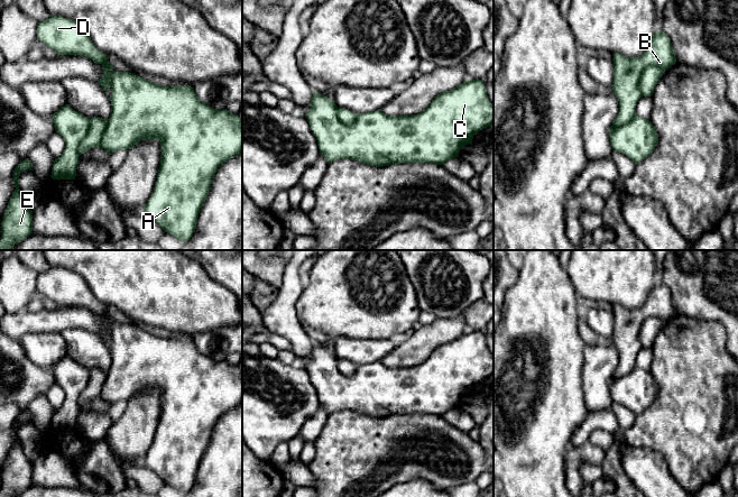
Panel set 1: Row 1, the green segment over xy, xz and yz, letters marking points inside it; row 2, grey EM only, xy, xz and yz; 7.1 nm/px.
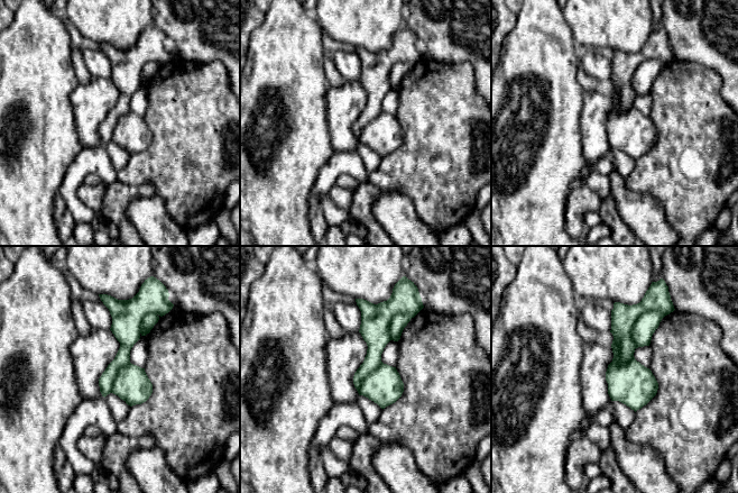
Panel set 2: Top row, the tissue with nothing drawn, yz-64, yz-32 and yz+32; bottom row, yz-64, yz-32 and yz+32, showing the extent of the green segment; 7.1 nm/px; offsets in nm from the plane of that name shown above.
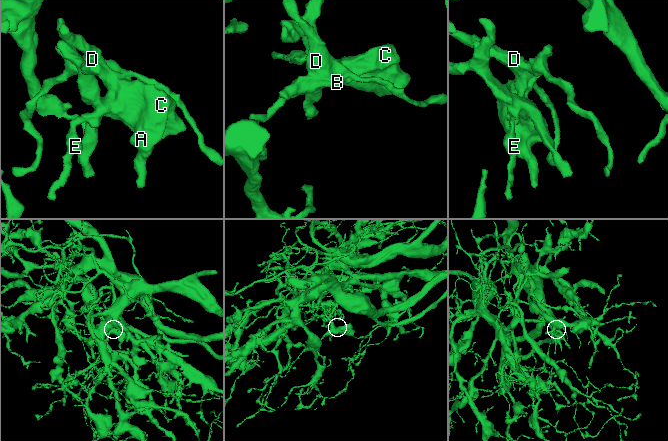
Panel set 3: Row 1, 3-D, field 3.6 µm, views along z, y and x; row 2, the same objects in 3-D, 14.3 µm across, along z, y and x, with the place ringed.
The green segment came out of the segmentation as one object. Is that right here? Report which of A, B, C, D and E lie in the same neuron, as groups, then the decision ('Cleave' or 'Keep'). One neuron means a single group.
Groups: A C / B D E. Cleave

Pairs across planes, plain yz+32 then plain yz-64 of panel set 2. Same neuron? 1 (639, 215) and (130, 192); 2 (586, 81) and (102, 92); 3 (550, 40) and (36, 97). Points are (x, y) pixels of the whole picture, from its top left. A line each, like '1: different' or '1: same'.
1: different
2: different
3: same

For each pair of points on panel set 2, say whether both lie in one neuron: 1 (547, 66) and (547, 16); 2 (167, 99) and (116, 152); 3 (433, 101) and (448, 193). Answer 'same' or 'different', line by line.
1: same
2: different
3: same

